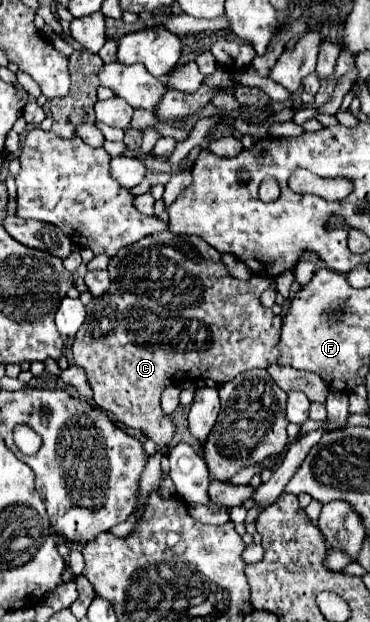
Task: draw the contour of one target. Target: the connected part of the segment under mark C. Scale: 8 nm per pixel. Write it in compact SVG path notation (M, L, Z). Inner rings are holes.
M169 229L147 235L129 247L123 247L109 261L111 287L101 297L87 305L87 319L71 345L73 363L83 367L97 407L113 415L127 427L141 429L157 443L157 451L167 451L173 439L173 421L163 413L159 397L167 385L181 381L211 379L223 385L249 369L267 367L277 361L277 341L281 333L281 317L261 305L261 293L269 287L267 277L253 275L247 281L233 277L221 261L221 253L193 235L175 235ZM141 321L161 321L161 333L167 333L165 343L137 343L135 333Z

